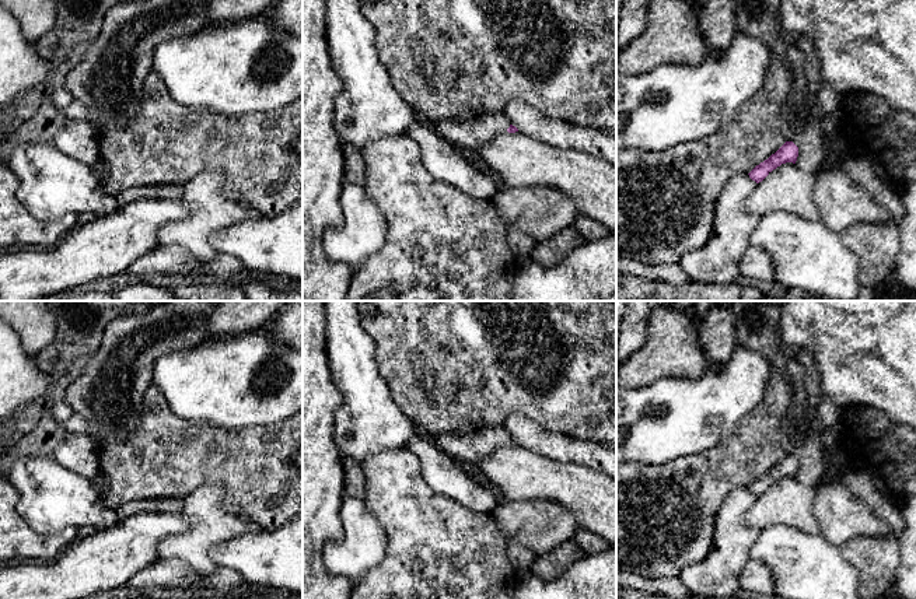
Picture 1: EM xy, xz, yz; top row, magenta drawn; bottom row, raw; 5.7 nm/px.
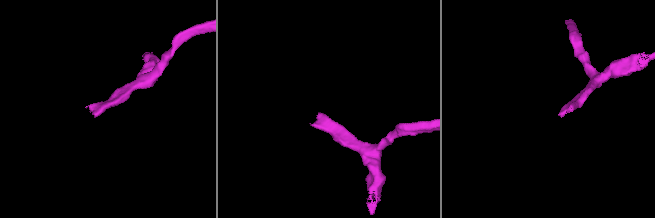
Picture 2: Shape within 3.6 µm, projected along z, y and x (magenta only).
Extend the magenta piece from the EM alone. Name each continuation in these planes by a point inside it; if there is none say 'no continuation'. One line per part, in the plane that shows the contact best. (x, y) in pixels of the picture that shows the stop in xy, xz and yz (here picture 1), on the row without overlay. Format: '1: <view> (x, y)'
1: xz (467, 448)

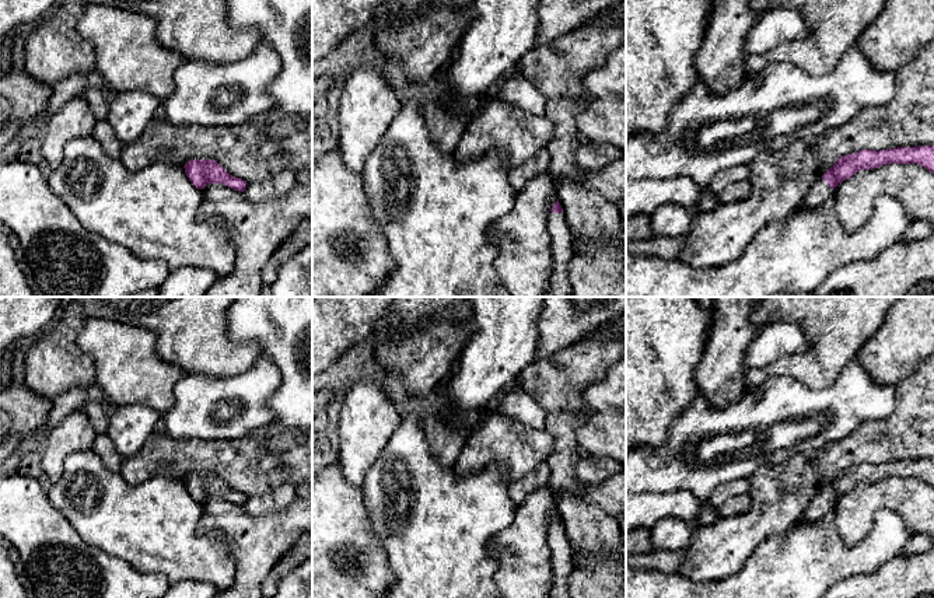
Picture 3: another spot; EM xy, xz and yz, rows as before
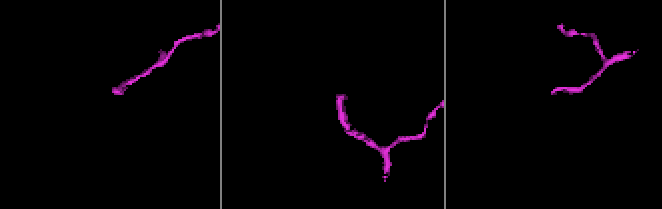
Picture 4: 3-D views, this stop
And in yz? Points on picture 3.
1: yz (819, 504)

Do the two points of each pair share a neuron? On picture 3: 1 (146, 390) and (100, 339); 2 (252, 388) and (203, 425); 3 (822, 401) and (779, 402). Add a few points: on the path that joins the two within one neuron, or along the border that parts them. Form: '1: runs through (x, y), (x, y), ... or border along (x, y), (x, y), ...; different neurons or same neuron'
1: runs through (137, 377), (112, 352); same neuron
2: runs through (235, 390), (221, 390), (203, 408); same neuron
3: runs through (811, 402), (790, 402); same neuron

